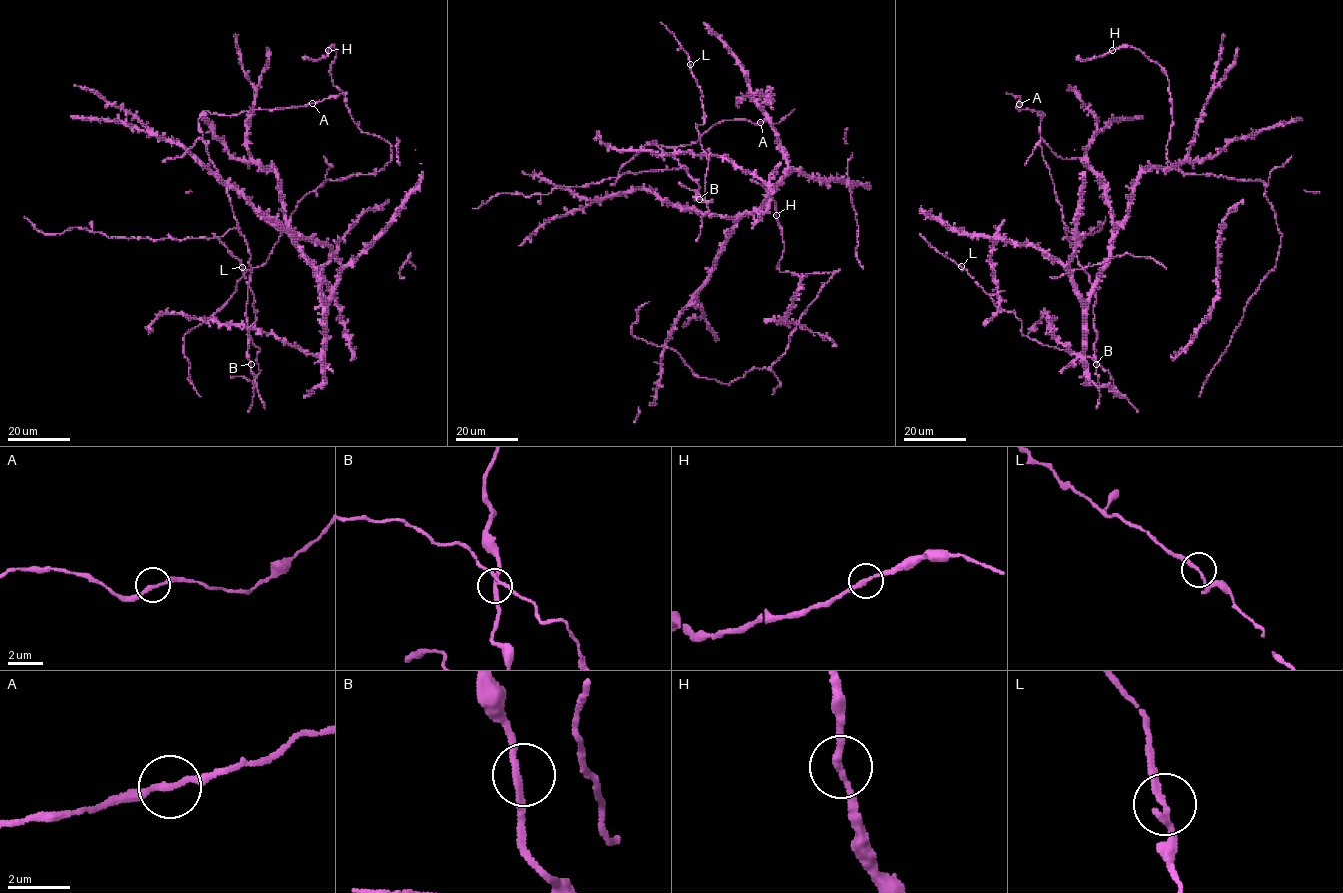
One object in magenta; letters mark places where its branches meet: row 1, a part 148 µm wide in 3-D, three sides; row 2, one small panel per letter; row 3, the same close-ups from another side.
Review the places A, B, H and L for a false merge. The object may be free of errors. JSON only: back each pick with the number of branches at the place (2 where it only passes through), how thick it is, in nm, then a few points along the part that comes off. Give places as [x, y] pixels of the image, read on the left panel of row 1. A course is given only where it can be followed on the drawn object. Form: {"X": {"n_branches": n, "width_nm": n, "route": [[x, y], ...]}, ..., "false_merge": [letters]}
{"false_merge": []}

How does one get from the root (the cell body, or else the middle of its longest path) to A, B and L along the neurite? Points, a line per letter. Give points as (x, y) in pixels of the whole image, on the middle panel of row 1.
A: (652, 144), (687, 145), (725, 120), (745, 119), (756, 124), (760, 122)
B: (652, 144), (677, 159), (693, 179), (698, 179), (699, 190), (694, 197), (699, 199)
L: (652, 144), (698, 179), (694, 197), (704, 199), (708, 162), (696, 126), (704, 121), (702, 94), (690, 65)

